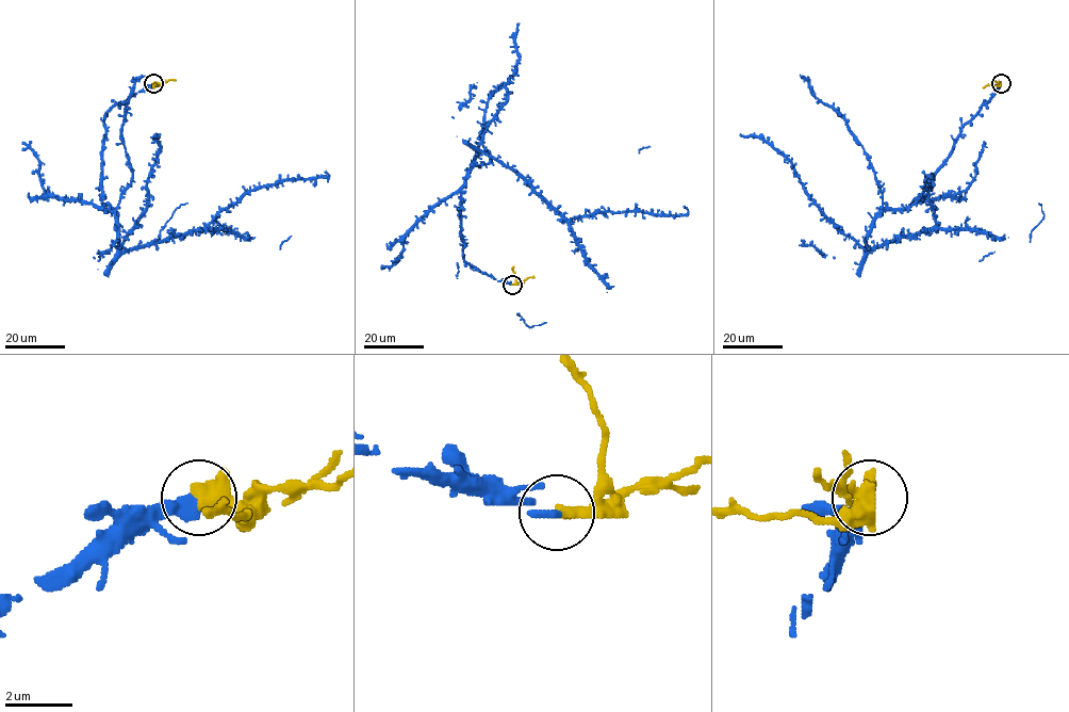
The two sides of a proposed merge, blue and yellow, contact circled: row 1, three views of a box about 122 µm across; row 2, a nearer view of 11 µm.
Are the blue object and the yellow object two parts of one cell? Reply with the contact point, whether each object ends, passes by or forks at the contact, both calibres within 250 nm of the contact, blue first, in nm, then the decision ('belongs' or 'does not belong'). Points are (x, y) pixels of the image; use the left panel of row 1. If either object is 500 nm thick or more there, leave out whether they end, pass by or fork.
(153, 83) | 360/500 nm | does not belong

